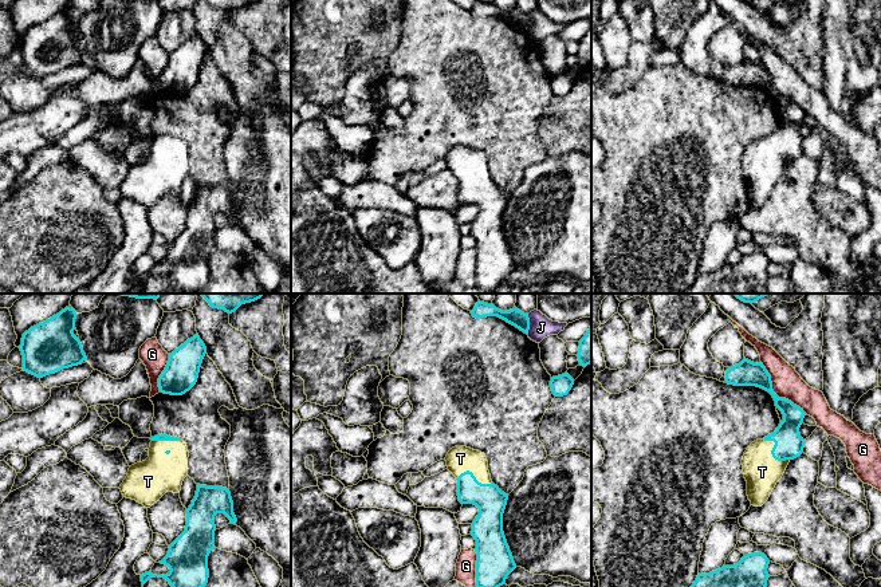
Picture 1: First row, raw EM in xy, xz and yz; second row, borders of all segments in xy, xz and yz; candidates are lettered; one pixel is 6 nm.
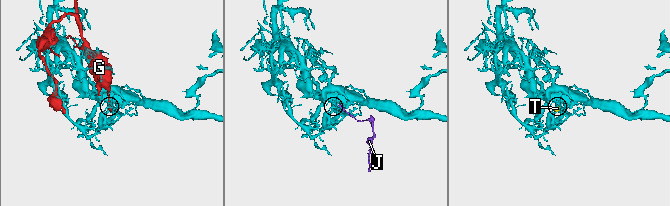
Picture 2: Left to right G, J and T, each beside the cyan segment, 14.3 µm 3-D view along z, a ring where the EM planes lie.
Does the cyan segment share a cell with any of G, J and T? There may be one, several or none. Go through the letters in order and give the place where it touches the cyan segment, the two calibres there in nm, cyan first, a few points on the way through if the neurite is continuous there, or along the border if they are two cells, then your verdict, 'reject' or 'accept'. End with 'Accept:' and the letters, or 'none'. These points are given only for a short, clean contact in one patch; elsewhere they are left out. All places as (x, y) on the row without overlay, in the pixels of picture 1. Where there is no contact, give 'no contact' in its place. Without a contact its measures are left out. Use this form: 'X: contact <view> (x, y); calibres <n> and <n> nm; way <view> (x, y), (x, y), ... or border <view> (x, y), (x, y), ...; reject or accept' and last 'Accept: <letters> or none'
G: contact yz (774, 93); calibres 150 and 180 nm; reject
J: contact xz (529, 24); calibres 100 and 140 nm; reject
T: contact yz (771, 152); calibres 170 and 220 nm; way yz (789, 144), (783, 144), (771, 152), (763, 162), (762, 172); accept
Accept: T

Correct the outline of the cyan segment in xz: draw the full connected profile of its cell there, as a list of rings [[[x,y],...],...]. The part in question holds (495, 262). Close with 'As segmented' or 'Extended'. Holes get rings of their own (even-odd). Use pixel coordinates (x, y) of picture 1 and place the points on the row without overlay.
[[[455,146],[448,151],[445,161],[448,170],[457,178],[459,201],[479,208],[471,231],[477,253],[476,287],[495,291],[506,284],[507,276],[516,268],[503,232],[508,194],[492,182],[484,153]]]. Extended

